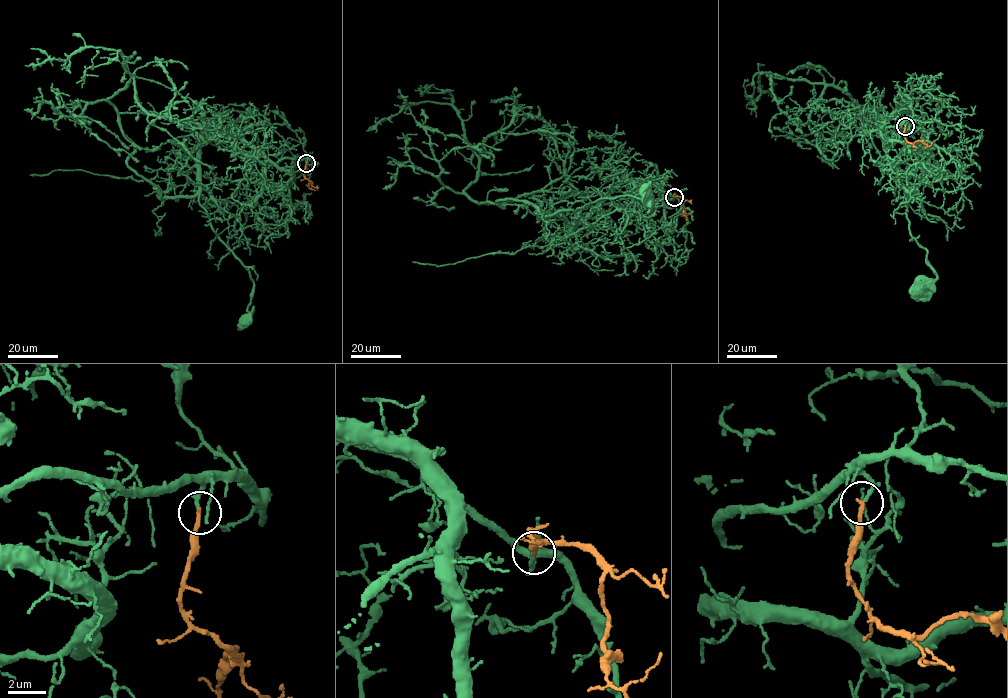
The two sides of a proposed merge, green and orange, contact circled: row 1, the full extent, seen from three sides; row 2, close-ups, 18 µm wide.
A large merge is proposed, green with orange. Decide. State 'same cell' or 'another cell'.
same cell

